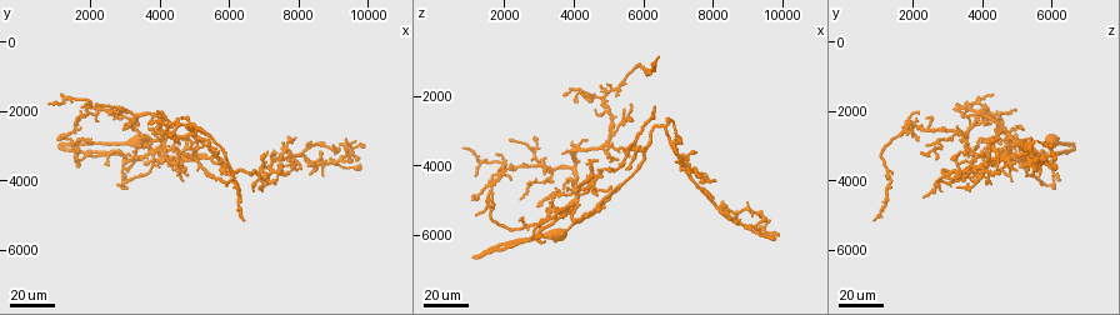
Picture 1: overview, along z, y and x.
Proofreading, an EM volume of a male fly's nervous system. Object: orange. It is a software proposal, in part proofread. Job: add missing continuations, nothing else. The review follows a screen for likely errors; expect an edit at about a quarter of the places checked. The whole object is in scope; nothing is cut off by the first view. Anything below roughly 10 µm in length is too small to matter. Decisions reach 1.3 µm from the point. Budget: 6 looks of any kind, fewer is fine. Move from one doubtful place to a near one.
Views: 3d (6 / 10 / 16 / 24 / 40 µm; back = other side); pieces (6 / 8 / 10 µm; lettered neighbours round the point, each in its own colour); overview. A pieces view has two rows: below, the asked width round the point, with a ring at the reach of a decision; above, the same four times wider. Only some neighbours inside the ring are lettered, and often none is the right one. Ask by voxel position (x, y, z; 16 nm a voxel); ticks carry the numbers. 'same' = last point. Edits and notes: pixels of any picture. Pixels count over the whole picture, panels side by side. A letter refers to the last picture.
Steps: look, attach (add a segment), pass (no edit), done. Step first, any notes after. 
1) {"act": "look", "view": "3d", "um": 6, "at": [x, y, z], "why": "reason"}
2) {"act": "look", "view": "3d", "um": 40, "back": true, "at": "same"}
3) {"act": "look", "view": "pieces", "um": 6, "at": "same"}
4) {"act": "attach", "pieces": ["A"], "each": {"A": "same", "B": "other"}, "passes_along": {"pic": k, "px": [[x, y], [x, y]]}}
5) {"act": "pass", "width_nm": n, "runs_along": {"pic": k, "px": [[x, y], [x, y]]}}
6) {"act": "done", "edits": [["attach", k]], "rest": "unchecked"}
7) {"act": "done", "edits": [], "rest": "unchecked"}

{"act": "look", "view": "3d", "um": 40, "at": [5500, 3000, 2400], "why": "free end"}

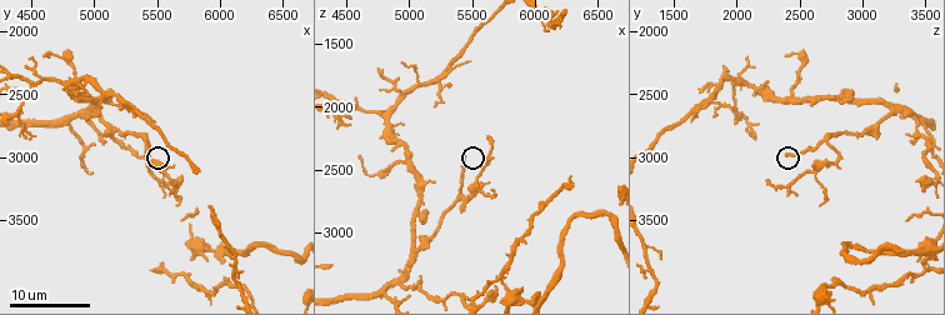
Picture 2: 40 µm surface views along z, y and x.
{"act": "look", "view": "pieces", "um": 6, "at": [5440, 2960, 2400]}

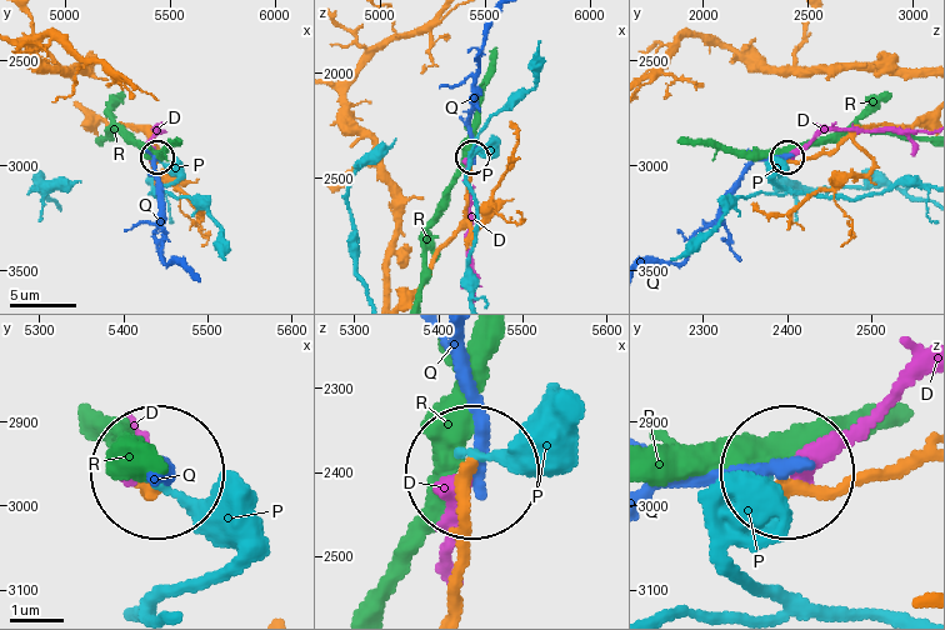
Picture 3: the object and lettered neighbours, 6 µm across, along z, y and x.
{"act": "pass", "width_nm": 240, "each": {"D": "other", "P": "other", "Q": "other", "R": "other"}, "runs_along": {"pic": 3, "px": [[450, 601], [468, 471]]}, "found": "no lettered segment goes on from it"}

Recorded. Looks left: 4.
{"act": "look", "view": "3d", "um": 24, "at": [4700, 3700, 3900], "why": "tapers out"}

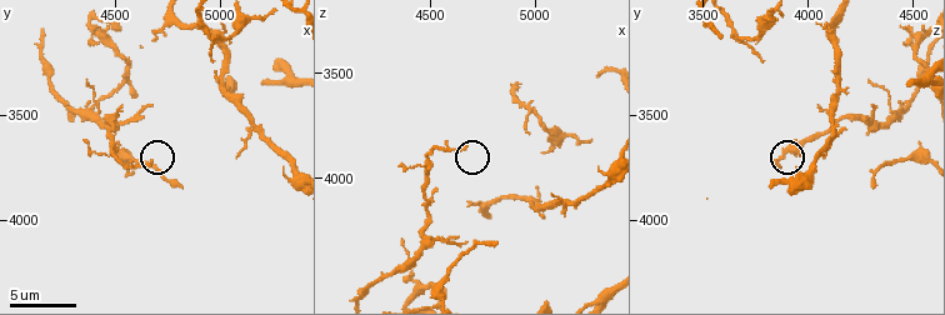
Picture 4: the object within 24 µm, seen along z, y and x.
{"act": "look", "view": "pieces", "um": 10, "at": [4670, 3730, 3850]}

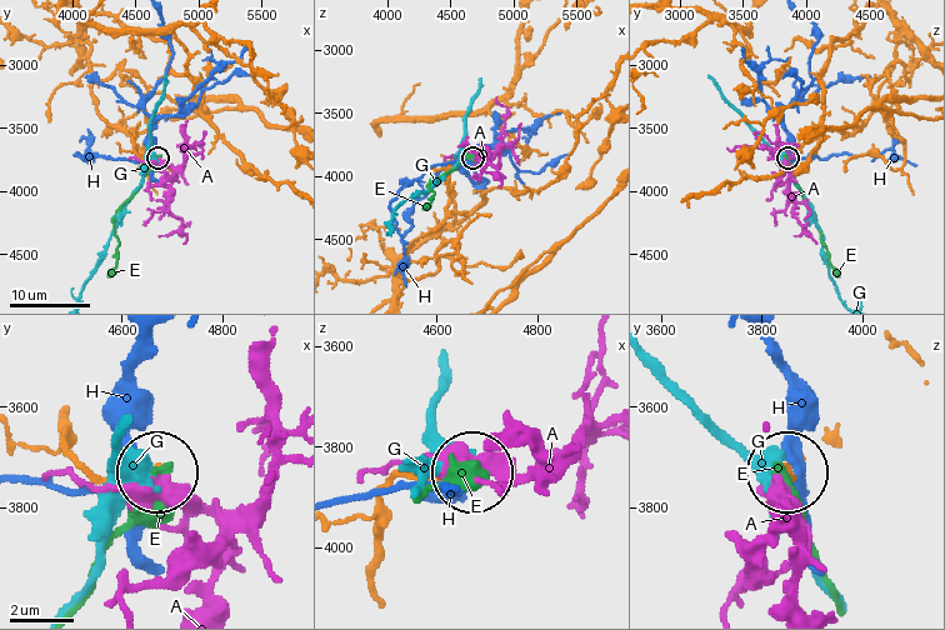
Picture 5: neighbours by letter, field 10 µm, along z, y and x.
{"act": "pass", "each": {"A": "other", "E": "other", "G": "other", "H": "other"}, "found": "none of them fits"}

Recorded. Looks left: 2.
{"act": "look", "view": "3d", "um": 24, "at": [700, 1700, 3600], "why": "long arm stops here"}

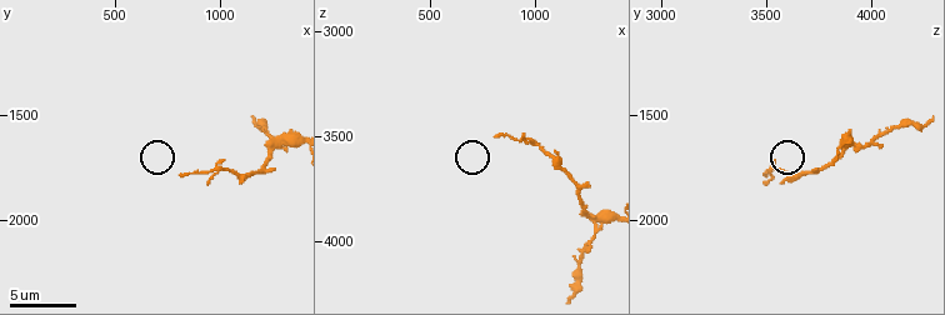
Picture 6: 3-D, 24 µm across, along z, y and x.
{"act": "look", "view": "pieces", "um": 6, "at": [810, 1780, 3510], "why": "what lies round it"}

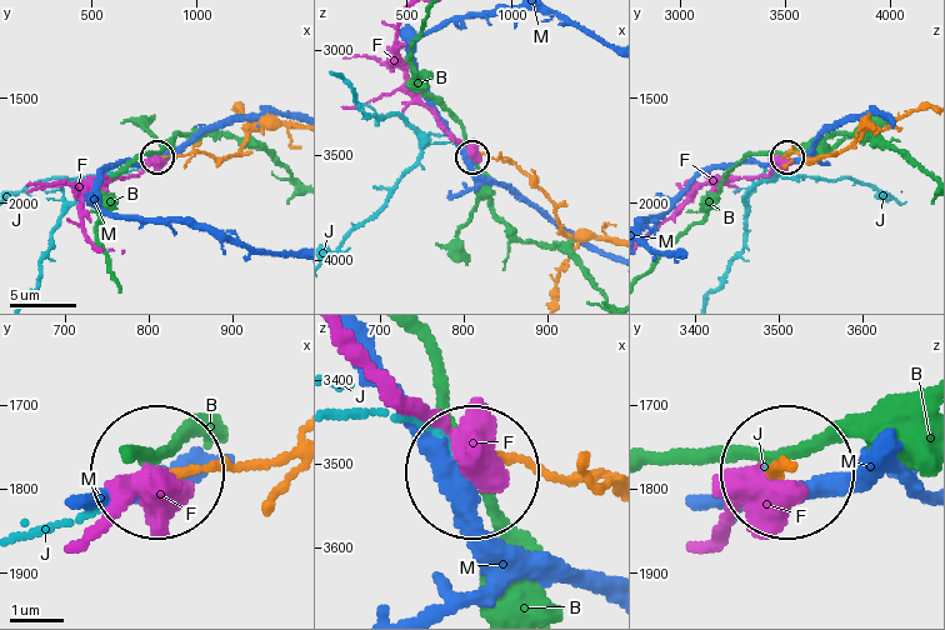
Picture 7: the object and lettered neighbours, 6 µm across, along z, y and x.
{"act": "pass", "each": {"B": "other", "F": "other", "J": "other", "M": "other"}, "found": "no lettered segment goes on from it"}

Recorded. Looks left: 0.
{"act": "done", "edits": [], "rest": "unchecked"}

